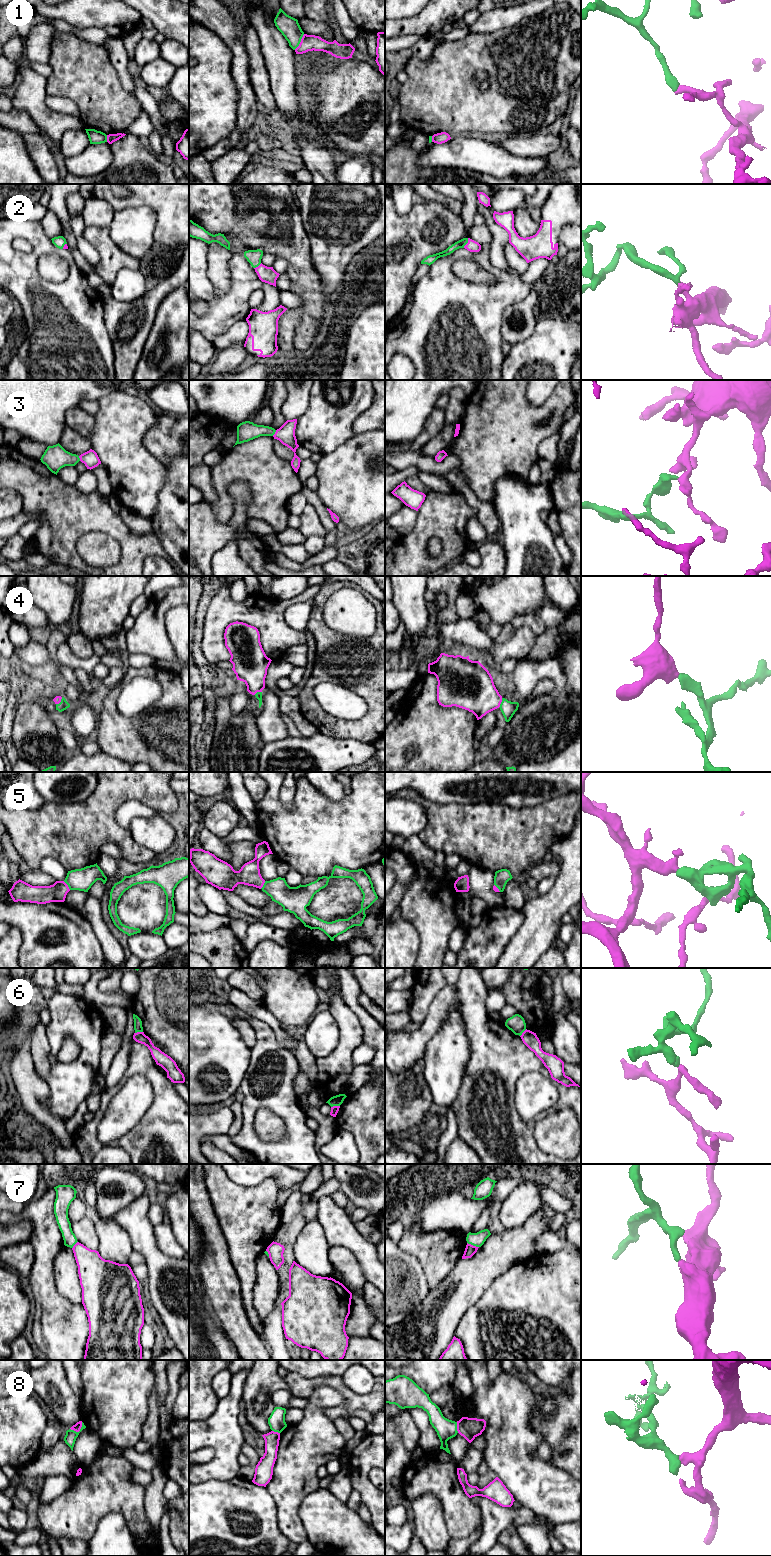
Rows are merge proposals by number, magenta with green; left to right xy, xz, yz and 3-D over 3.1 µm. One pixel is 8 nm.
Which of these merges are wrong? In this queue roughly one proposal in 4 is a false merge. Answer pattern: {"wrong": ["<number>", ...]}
{"wrong": ["1", "6", "7", "8"]}

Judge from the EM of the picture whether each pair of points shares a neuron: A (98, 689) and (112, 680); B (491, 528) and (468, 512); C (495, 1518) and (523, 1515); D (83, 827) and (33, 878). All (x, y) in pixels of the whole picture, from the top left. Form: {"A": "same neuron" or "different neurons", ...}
{"A": "different neurons", "B": "different neurons", "C": "same neuron", "D": "different neurons"}

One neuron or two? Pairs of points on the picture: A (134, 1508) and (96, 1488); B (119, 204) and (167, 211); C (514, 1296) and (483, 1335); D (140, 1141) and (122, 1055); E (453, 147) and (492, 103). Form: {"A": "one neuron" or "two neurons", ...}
{"A": "one neuron", "B": "one neuron", "C": "one neuron", "D": "two neurons", "E": "two neurons"}

